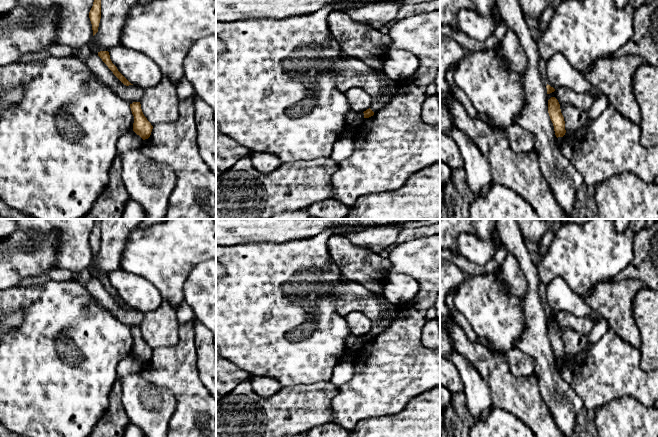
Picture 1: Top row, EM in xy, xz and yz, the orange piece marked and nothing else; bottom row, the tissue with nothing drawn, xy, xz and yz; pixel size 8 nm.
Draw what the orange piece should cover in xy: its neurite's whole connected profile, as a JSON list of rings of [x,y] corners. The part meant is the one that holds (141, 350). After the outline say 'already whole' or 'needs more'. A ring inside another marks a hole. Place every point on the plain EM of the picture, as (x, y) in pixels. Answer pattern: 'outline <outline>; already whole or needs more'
outline [[[140,326],[130,328],[132,338],[134,340],[133,355],[143,364],[148,363],[151,359],[153,350],[144,340]]]; already whole

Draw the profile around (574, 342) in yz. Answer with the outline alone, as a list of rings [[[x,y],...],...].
[[[559,325],[561,337],[565,345],[566,356],[572,356],[580,352],[587,344],[588,337],[570,328]]]

